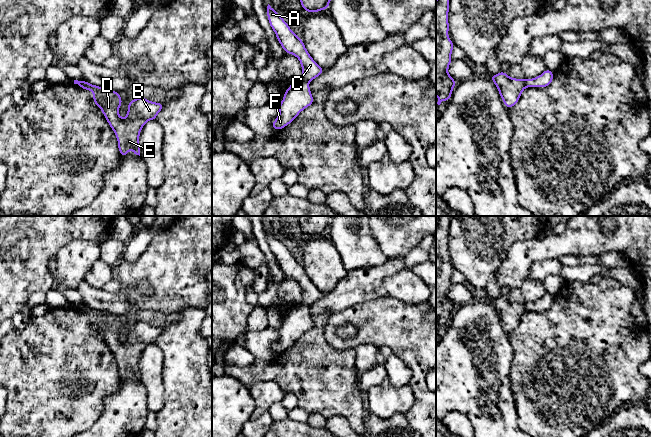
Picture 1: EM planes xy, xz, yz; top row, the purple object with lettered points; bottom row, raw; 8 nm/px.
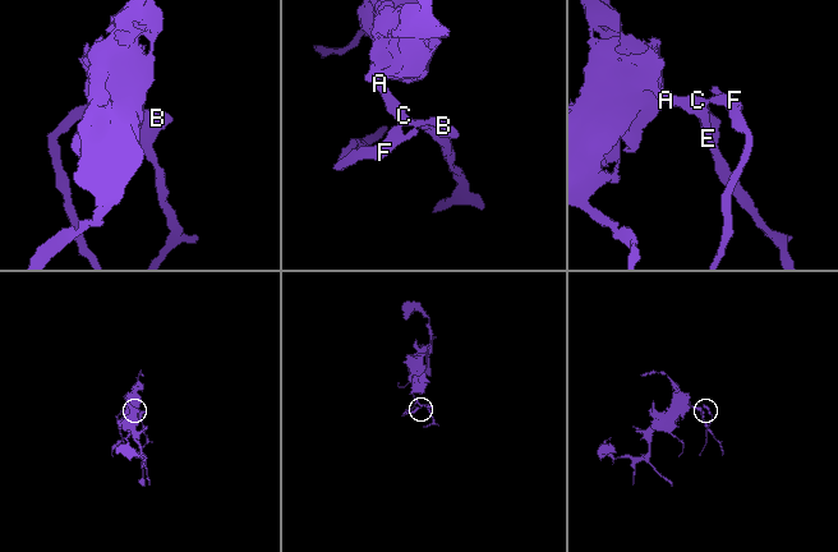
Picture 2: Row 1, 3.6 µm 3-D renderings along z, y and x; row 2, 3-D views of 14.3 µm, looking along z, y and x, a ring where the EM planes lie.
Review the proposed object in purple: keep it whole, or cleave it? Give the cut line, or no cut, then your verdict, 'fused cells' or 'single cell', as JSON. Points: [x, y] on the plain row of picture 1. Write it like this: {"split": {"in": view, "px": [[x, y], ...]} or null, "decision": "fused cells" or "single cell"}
{"split": {"in": "xz", "px": [[301, 303], [307, 306]]}, "decision": "fused cells"}

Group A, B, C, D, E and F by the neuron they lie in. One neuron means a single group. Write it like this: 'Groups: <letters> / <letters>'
Groups: A B C D E / F

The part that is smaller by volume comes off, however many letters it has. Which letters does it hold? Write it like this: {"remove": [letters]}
{"remove": ["F"]}

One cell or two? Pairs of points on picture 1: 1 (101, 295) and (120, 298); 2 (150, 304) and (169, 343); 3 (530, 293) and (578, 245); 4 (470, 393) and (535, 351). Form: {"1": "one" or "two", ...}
{"1": "one", "2": "two", "3": "two", "4": "two"}

